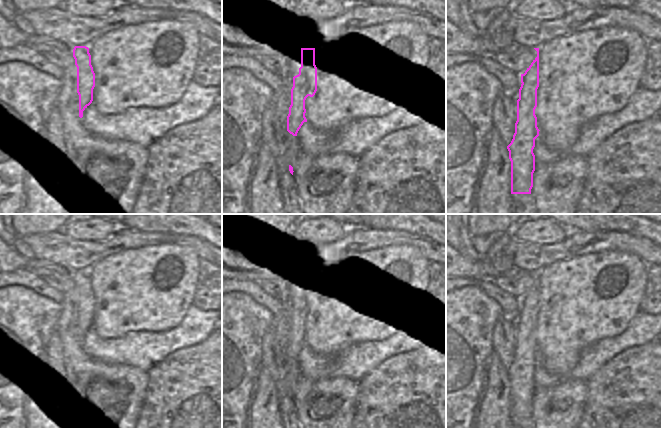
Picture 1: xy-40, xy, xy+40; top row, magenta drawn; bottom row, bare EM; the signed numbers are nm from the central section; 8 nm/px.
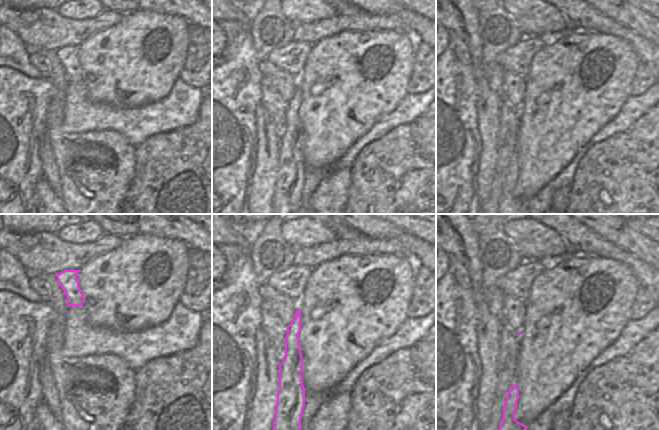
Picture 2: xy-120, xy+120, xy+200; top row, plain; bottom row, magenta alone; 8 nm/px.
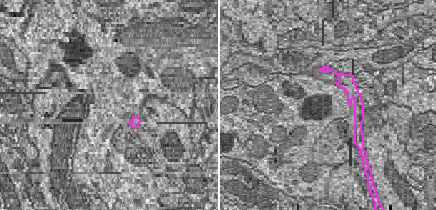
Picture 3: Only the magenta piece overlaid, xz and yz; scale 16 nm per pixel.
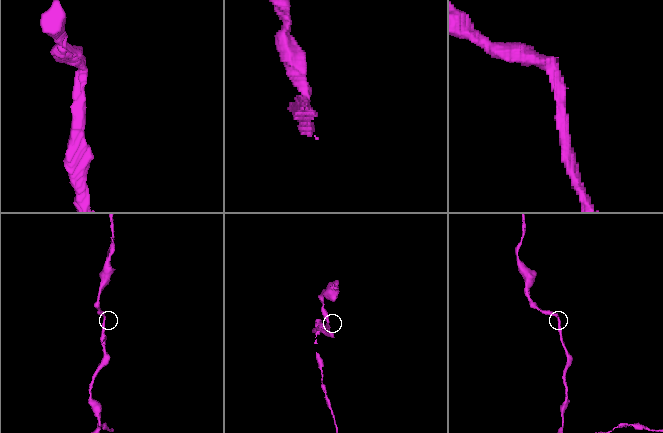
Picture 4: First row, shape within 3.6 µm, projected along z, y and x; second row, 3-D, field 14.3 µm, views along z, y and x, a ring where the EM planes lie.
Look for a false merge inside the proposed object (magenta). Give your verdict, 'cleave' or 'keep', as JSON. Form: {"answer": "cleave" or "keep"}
{"answer": "keep"}

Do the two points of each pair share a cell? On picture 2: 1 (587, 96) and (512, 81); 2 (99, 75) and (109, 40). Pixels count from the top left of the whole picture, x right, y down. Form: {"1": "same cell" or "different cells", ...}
{"1": "different cells", "2": "same cell"}

